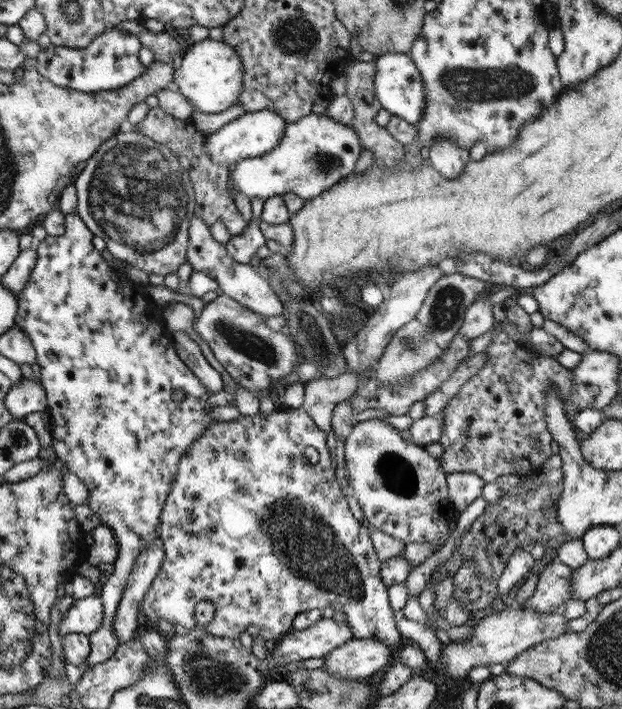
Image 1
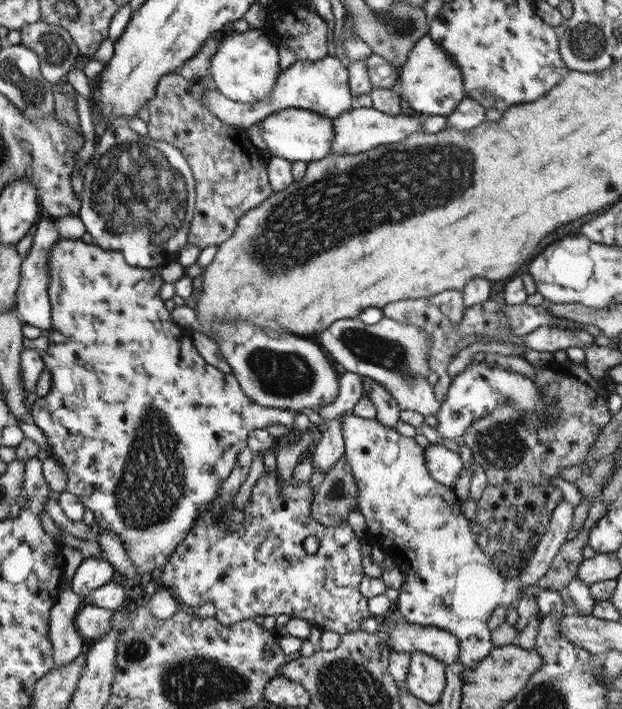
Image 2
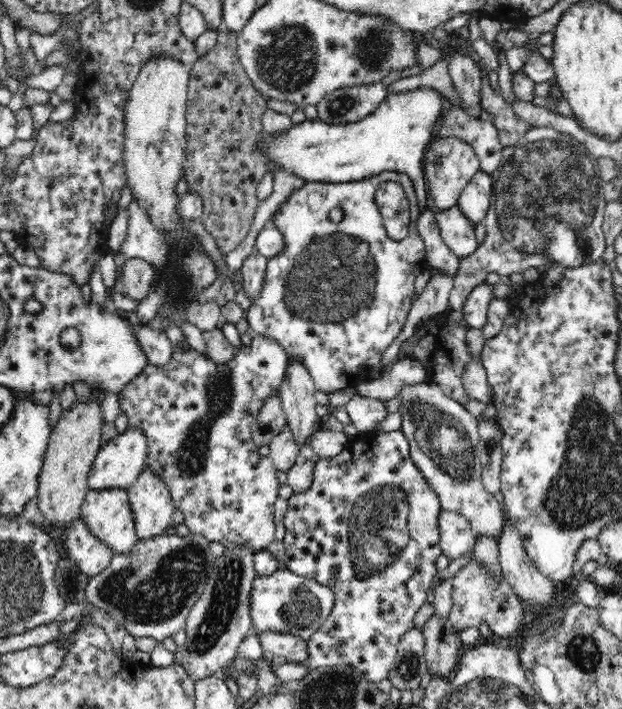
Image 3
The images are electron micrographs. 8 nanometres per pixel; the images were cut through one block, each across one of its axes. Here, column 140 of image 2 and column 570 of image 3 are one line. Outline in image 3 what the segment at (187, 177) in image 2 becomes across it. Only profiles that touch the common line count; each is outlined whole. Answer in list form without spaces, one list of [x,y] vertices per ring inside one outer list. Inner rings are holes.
[[[532,127],[514,146],[503,147],[502,162],[491,173],[493,207],[482,221],[486,224],[486,236],[482,244],[468,257],[460,257],[460,269],[454,276],[454,286],[449,294],[449,309],[458,311],[471,290],[486,280],[490,272],[510,276],[528,268],[538,268],[557,262],[560,266],[584,266],[602,259],[606,248],[603,233],[605,203],[602,195],[606,181],[600,176],[596,157],[586,145],[573,135],[546,127]]]

